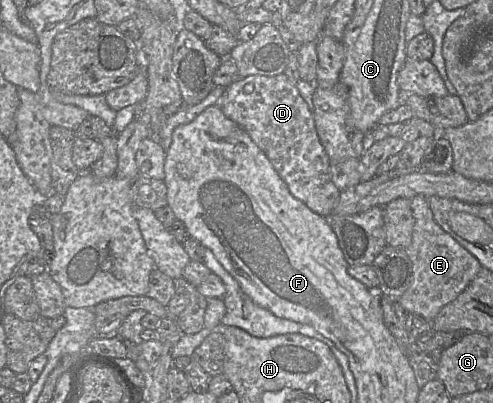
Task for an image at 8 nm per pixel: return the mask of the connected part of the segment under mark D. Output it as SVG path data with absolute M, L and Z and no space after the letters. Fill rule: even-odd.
M284 73L276 76L249 75L240 78L225 88L216 105L227 118L245 130L264 152L295 198L302 201L313 212L325 218L331 216L341 192L332 181L329 158L317 134L314 115L296 86Z

